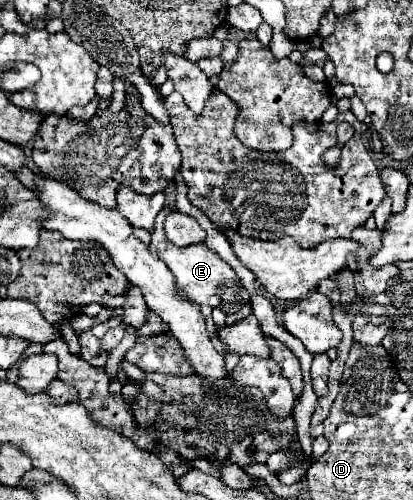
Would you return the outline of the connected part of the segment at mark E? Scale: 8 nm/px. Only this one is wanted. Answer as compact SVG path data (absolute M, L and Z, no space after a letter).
M160 220L156 222L156 232L154 232L154 238L148 248L160 260L166 262L166 266L170 268L170 272L176 278L176 292L182 294L184 298L188 298L192 304L220 308L226 314L232 314L232 312L238 312L250 300L250 294L240 284L238 274L216 252L212 252L206 244L196 244L196 246L186 246L186 248L178 248L174 244L170 244L164 236L164 228L162 228Z

